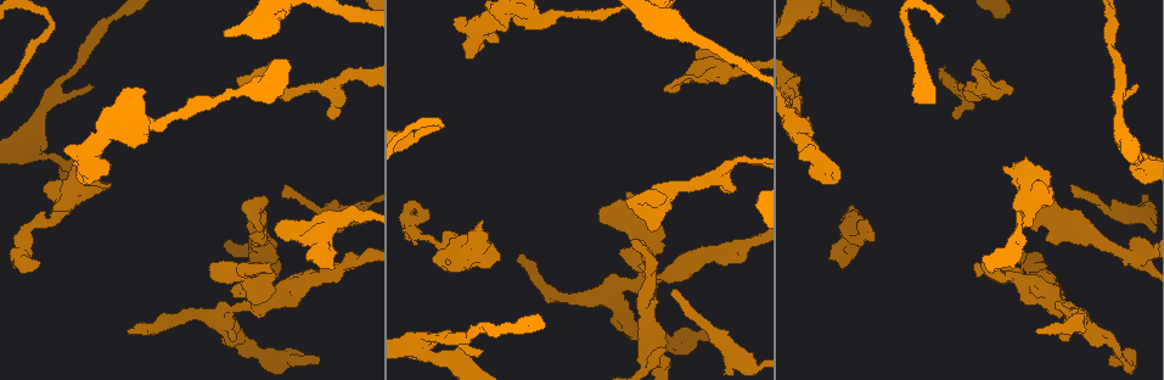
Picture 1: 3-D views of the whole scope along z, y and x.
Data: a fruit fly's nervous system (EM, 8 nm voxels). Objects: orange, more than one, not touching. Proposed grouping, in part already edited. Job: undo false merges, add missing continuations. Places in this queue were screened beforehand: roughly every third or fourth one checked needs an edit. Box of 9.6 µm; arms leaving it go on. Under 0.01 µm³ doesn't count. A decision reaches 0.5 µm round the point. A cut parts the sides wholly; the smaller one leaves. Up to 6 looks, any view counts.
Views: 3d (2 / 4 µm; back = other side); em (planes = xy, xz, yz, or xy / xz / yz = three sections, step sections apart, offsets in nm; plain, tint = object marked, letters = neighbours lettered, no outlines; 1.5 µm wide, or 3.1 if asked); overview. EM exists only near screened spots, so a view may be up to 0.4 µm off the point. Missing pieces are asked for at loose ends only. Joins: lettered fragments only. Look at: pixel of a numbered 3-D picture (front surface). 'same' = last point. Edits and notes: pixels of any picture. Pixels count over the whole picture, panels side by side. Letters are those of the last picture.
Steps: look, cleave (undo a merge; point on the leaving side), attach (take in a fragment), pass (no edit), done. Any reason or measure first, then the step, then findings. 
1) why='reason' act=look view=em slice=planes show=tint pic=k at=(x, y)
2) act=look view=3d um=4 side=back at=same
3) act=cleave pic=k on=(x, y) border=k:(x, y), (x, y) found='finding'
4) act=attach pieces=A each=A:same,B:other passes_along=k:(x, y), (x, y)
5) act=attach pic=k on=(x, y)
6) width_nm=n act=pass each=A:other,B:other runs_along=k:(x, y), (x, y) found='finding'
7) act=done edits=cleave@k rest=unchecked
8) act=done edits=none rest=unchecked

why='an open end' act=look view=3d um=2 pic=1 at=(481, 351)

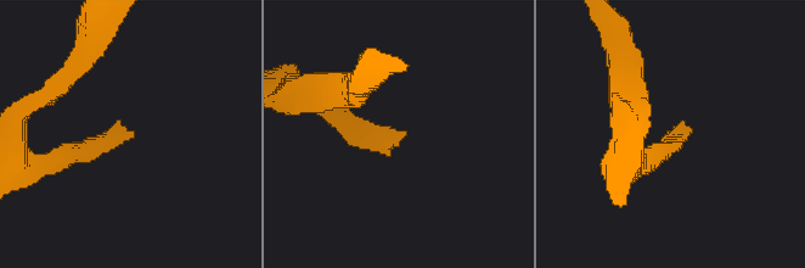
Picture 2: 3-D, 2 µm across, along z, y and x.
why='need the tissue' act=look view=em slice=planes show=tint pic=2 at=(666, 132)

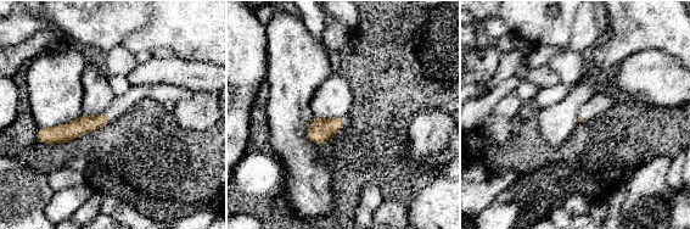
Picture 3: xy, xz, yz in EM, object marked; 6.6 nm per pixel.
why='what lies round it' act=look view=em slice=planes show=letters at=same

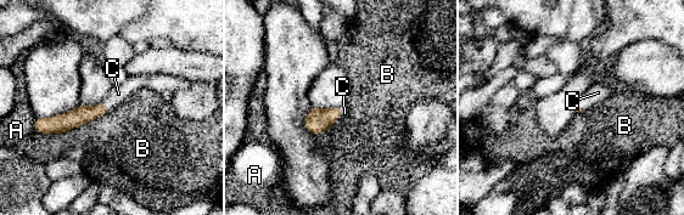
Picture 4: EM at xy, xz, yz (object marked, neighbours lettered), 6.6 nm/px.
longest_contact=B:320nm act=attach pic=4 on=(598, 92) each=A:other,B:other,C:same found='it goes on there'

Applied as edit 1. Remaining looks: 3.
why='redraw' act=look view=overview

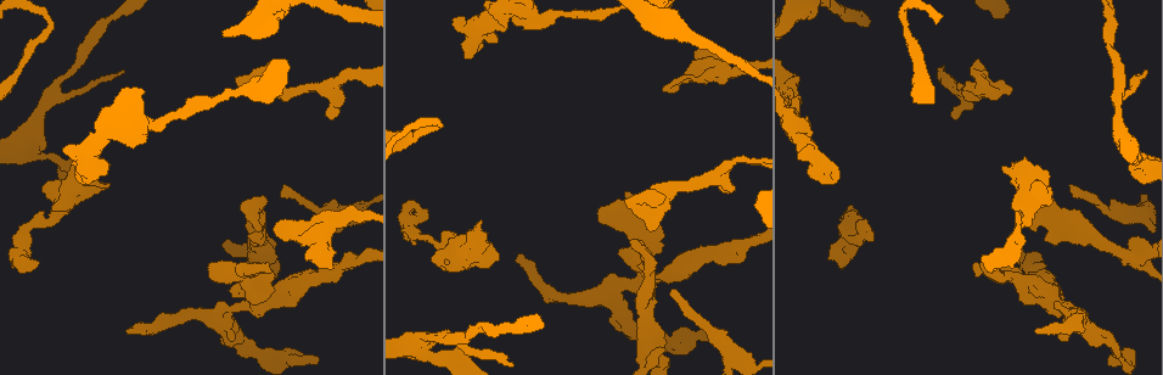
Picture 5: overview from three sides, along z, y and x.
why='branch stops here' act=look view=3d um=4 pic=5 at=(648, 229)

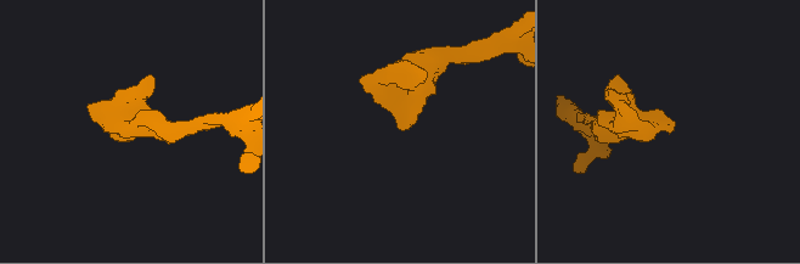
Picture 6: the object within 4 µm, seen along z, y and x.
act=look view=em slice=planes show=letters pic=6 at=(399, 129)

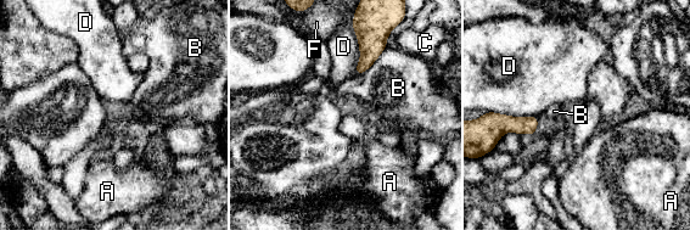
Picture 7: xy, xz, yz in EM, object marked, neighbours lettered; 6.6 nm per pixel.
act=pass each=A:other,B:other,C:other,D:other,F:other border=7:(358, 4), (357, 76) found='none of them fits'

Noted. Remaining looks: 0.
act=done edits=attach@4 rest=unchecked

